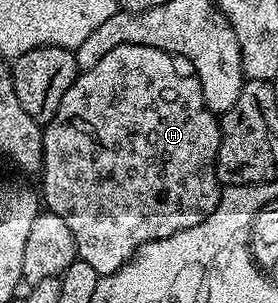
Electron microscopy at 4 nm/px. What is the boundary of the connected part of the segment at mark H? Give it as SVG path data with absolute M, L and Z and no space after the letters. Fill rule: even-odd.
M123 44L112 52L107 52L99 64L90 70L82 70L78 73L77 79L67 88L63 100L59 103L59 112L43 126L43 160L39 171L41 186L39 194L43 199L43 206L46 211L59 220L67 223L67 228L75 236L75 248L78 259L91 268L95 268L98 276L113 274L124 262L128 262L137 253L143 244L154 242L167 236L175 236L175 232L183 232L187 228L195 228L215 208L221 199L223 189L222 179L217 173L217 153L219 152L219 140L221 139L221 124L218 115L207 108L201 91L201 81L192 73L181 74L176 66L174 55L160 50L154 46L140 46L139 44Z

